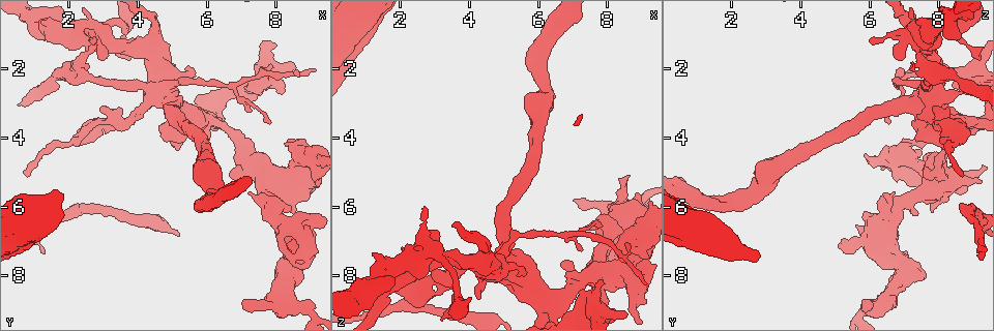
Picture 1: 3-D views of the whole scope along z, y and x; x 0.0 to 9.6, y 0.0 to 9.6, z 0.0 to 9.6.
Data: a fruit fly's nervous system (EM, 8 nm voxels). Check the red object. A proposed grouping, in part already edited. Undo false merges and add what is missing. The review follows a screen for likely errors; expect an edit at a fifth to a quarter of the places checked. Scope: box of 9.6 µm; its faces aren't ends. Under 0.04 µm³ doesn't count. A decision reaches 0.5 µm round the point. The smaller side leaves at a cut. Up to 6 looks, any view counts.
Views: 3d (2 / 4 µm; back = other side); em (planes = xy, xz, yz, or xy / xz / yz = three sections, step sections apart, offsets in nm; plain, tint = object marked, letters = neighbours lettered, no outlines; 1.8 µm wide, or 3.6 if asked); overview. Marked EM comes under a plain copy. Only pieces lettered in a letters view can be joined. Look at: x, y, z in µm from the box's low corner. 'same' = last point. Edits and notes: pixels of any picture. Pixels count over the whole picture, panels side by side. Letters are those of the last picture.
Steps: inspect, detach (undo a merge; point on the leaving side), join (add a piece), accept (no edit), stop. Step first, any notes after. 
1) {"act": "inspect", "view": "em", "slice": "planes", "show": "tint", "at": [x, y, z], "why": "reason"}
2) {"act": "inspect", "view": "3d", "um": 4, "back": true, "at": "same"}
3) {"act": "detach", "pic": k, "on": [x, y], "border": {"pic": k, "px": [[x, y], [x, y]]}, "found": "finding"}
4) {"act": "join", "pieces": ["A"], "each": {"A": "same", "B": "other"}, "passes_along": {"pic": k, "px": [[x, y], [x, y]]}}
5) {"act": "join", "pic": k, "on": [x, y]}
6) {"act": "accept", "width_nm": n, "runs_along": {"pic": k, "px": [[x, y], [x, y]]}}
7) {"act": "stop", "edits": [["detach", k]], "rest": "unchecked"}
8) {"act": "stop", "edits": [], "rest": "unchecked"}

{"act": "inspect", "view": "3d", "um": 2, "at": [7.55, 2.25, 8.65], "why": "three-way junction"}

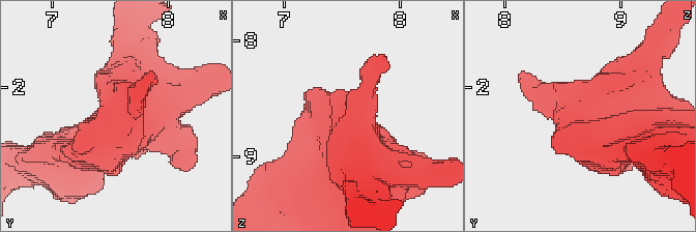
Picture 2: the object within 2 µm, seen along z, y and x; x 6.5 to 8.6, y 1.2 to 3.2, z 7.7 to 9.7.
{"act": "inspect", "view": "em", "slice": "planes", "show": "tint", "at": [7.62, 2.22, 8.70]}

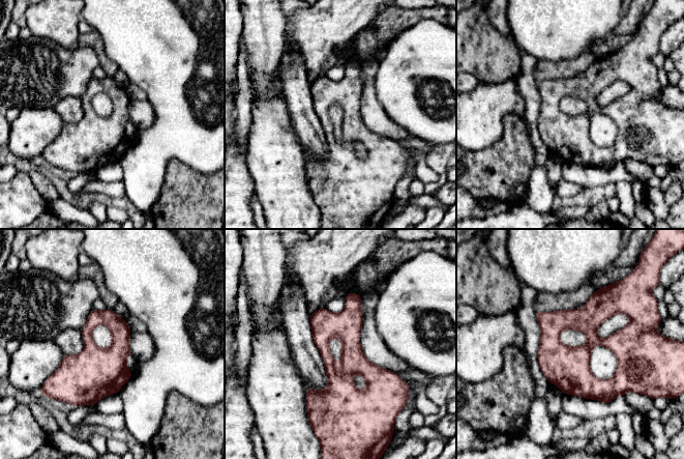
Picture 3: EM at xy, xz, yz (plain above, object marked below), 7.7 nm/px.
{"act": "inspect", "view": "em", "slice": "planes", "show": "letters", "at": "same", "why": "see the neighbours"}

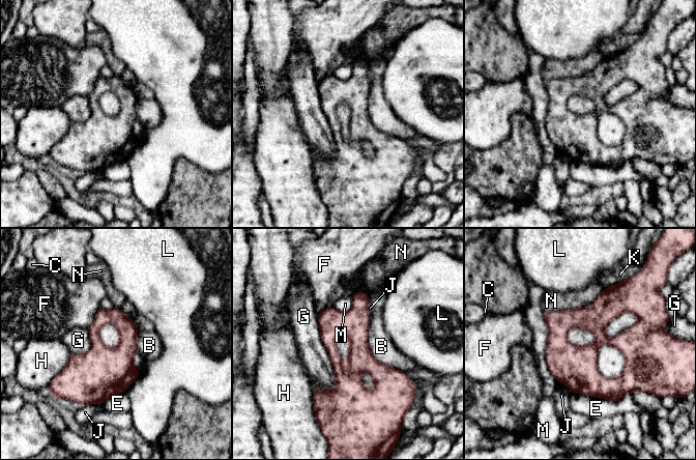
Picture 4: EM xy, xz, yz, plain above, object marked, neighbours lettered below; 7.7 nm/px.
{"act": "accept", "width_nm": 240, "each": {"B": "other", "C": "other", "E": "other", "F": "other", "G": "other", "H": "other", "J": "other", "K": "other", "L": "other", "M": "other", "N": "other"}, "border": {"pic": 4, "px": [[370, 317], [371, 353], [411, 379]]}, "found": "continuous, no second neuron"}

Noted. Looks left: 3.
{"act": "inspect", "view": "3d", "um": 2, "at": [3.05, 1.00, 7.30], "why": "four arms meet"}

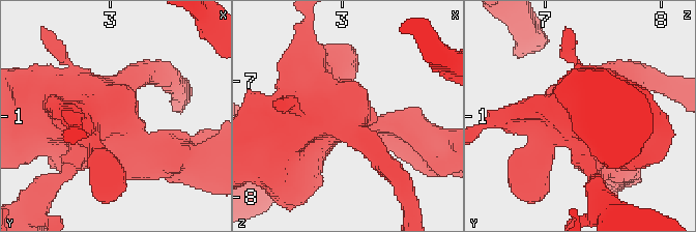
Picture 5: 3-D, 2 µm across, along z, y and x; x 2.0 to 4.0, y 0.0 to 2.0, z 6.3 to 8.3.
{"act": "inspect", "view": "em", "slice": "xz", "step": 4, "show": "letters", "at": [3.00, 0.98, 7.26], "why": "now the EM"}

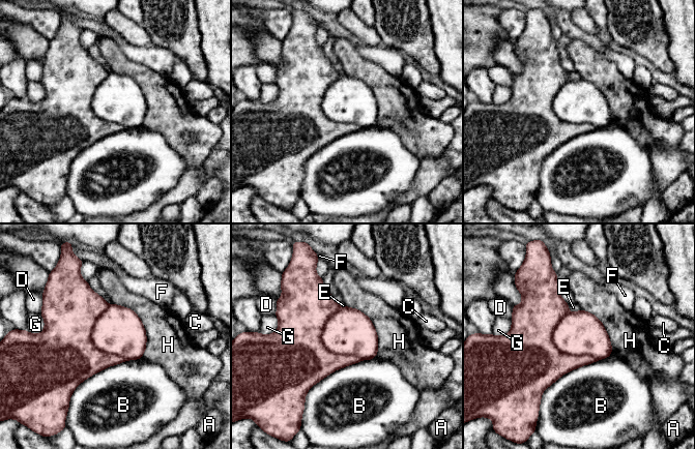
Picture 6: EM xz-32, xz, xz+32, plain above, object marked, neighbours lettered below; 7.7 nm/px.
{"act": "inspect", "view": "em", "slice": "planes", "show": "letters", "at": "same", "why": "cut it another way"}

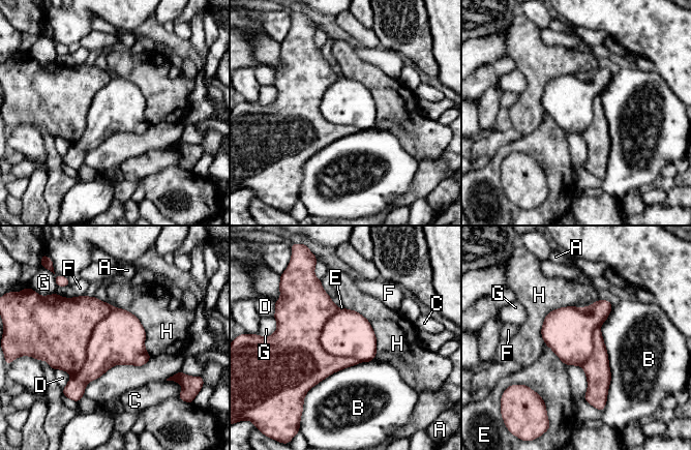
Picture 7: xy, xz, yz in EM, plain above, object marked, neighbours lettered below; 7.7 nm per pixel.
{"act": "detach", "pic": 7, "on": [347, 334], "each": {"A": "other", "B": "other", "C": "other", "D": "other", "E": "other", "F": "other", "G": "other", "H": "other"}, "border": {"pic": 7, "px": [[337, 310], [320, 342], [360, 361]]}, "found": "a second neuron is stuck on"}

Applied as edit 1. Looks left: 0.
{"act": "stop", "edits": [["detach", 7]], "rest": "unchecked"}

